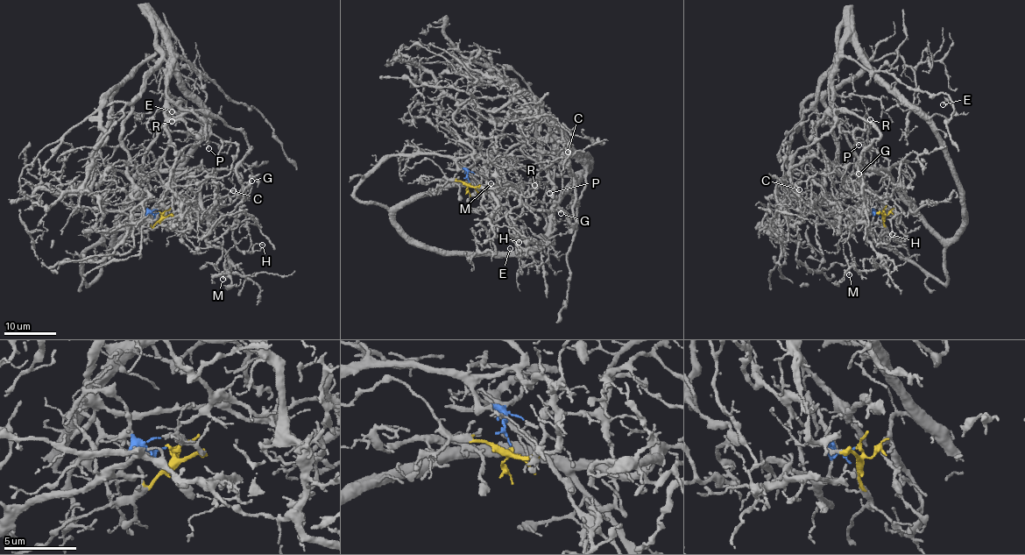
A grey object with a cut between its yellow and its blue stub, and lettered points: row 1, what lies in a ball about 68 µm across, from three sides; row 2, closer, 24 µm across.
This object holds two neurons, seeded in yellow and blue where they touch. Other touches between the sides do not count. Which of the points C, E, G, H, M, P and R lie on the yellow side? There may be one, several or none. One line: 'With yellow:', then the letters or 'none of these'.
With yellow: C, G, H, P, R

